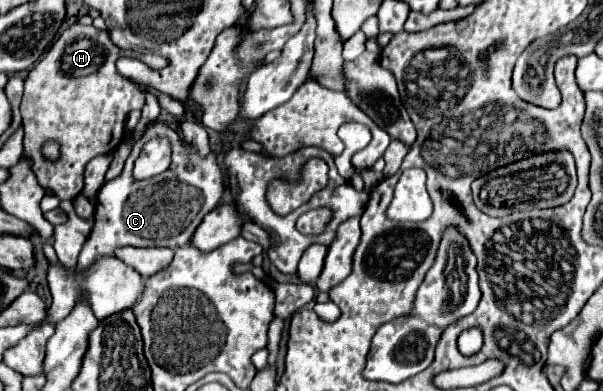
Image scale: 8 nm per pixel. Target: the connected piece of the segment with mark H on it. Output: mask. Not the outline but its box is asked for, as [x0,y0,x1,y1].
[20,23,168,201]

